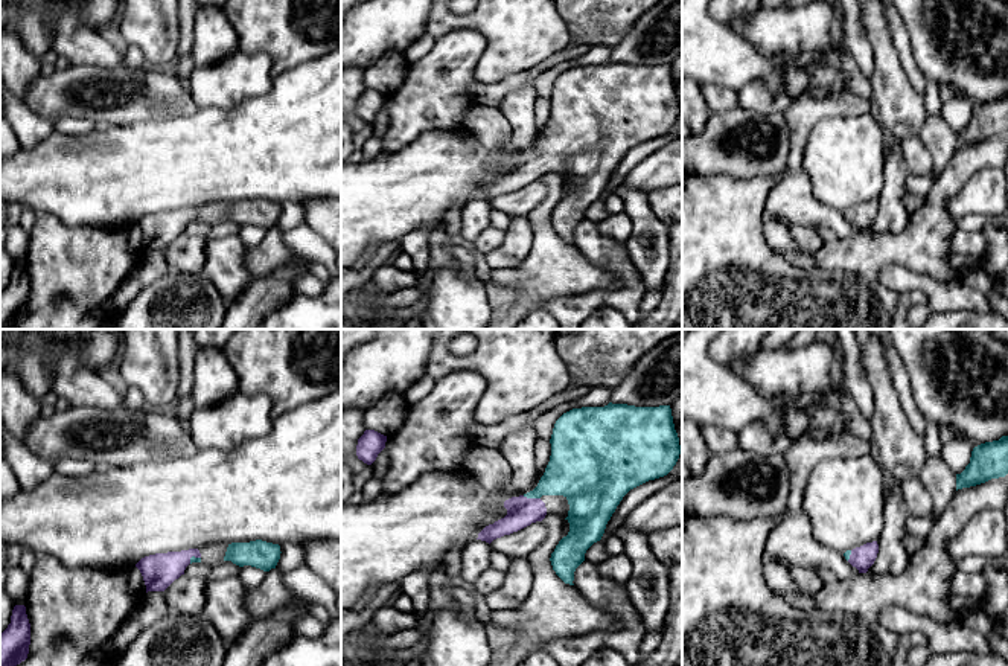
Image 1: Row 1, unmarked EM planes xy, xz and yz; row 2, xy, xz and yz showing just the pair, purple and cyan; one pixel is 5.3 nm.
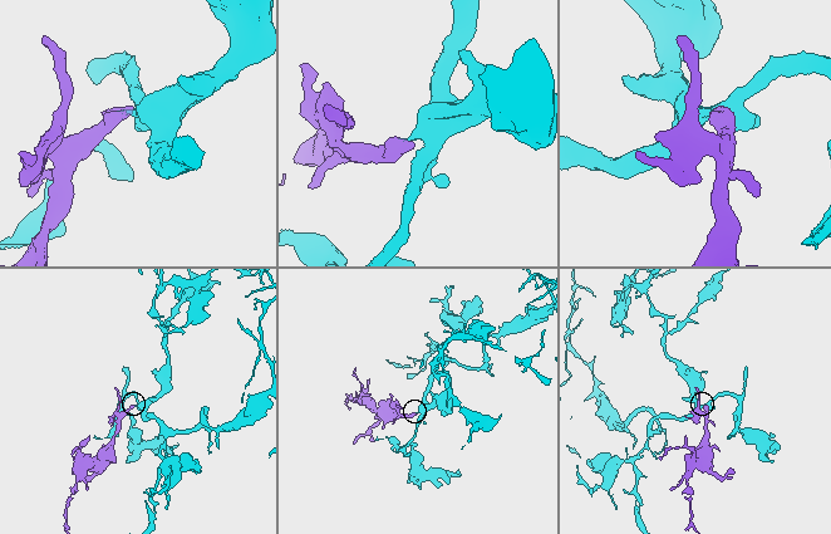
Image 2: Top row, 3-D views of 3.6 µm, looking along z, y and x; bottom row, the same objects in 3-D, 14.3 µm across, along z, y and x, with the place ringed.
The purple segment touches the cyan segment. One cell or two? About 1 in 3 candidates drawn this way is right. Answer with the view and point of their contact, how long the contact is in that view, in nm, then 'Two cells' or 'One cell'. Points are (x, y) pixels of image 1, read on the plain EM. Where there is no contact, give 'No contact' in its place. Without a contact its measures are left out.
Touches purple at xz (532, 157). Shared border 100 nm. One cell

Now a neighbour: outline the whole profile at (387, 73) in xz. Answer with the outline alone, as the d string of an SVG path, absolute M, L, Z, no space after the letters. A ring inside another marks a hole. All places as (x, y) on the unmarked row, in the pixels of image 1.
M388 52L364 70L364 81L367 88L375 88L388 96L402 85L407 73L408 62L405 55Z

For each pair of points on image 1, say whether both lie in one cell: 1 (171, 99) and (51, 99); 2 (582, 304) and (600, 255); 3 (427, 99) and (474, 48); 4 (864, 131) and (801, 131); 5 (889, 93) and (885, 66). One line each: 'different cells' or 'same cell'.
1: same cell
2: same cell
3: same cell
4: different cells
5: same cell

